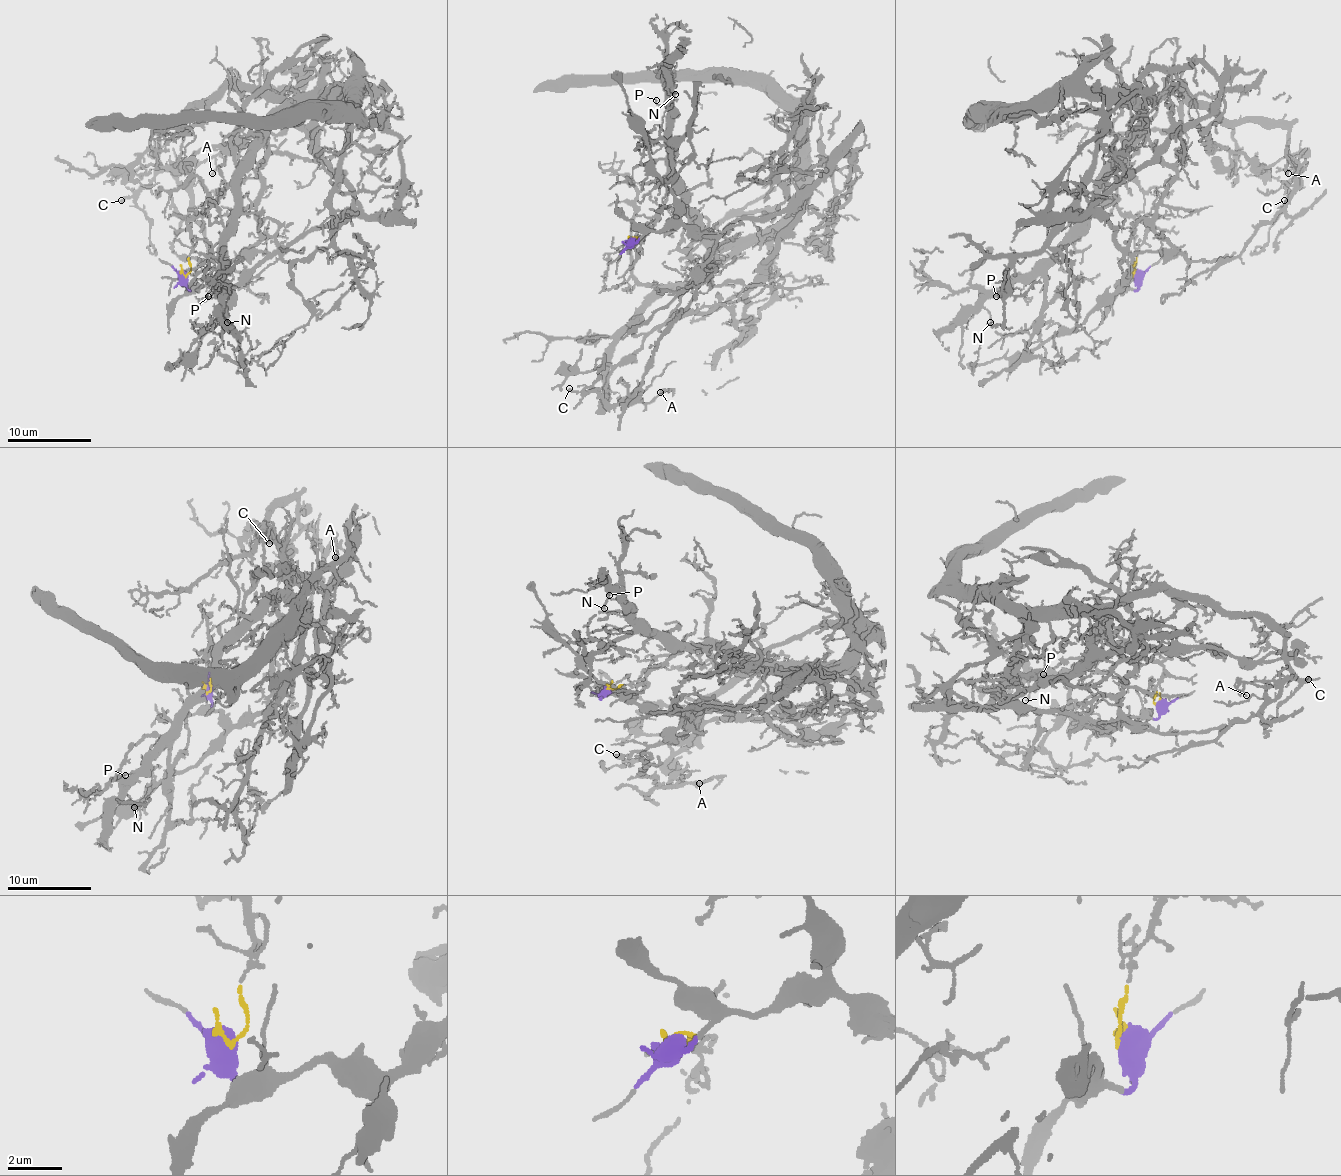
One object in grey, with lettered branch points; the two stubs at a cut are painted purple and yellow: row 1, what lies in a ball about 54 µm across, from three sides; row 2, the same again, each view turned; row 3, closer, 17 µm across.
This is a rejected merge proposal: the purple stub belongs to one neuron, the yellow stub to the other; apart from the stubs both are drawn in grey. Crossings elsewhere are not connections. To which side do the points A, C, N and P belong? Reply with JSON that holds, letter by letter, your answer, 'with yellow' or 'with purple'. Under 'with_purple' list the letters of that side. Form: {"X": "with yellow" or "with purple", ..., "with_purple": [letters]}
{"A": "with yellow", "C": "with yellow", "N": "with yellow", "P": "with yellow", "with_purple": []}

